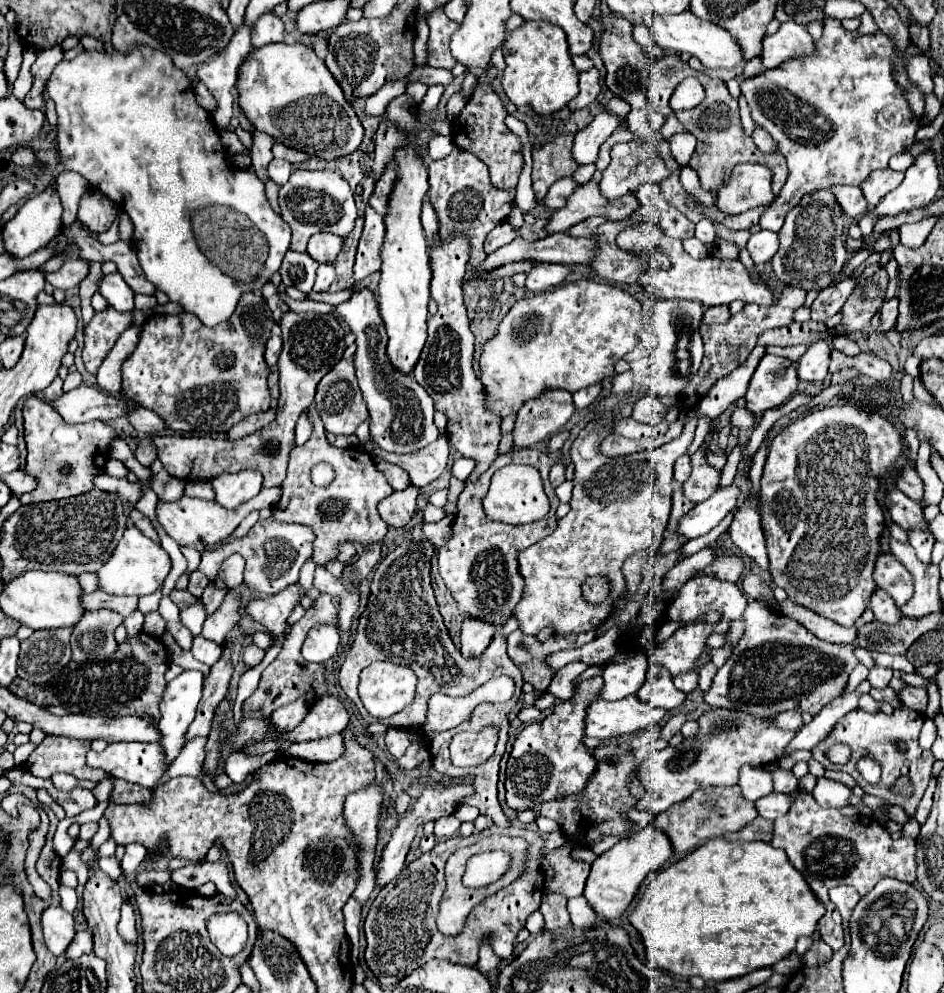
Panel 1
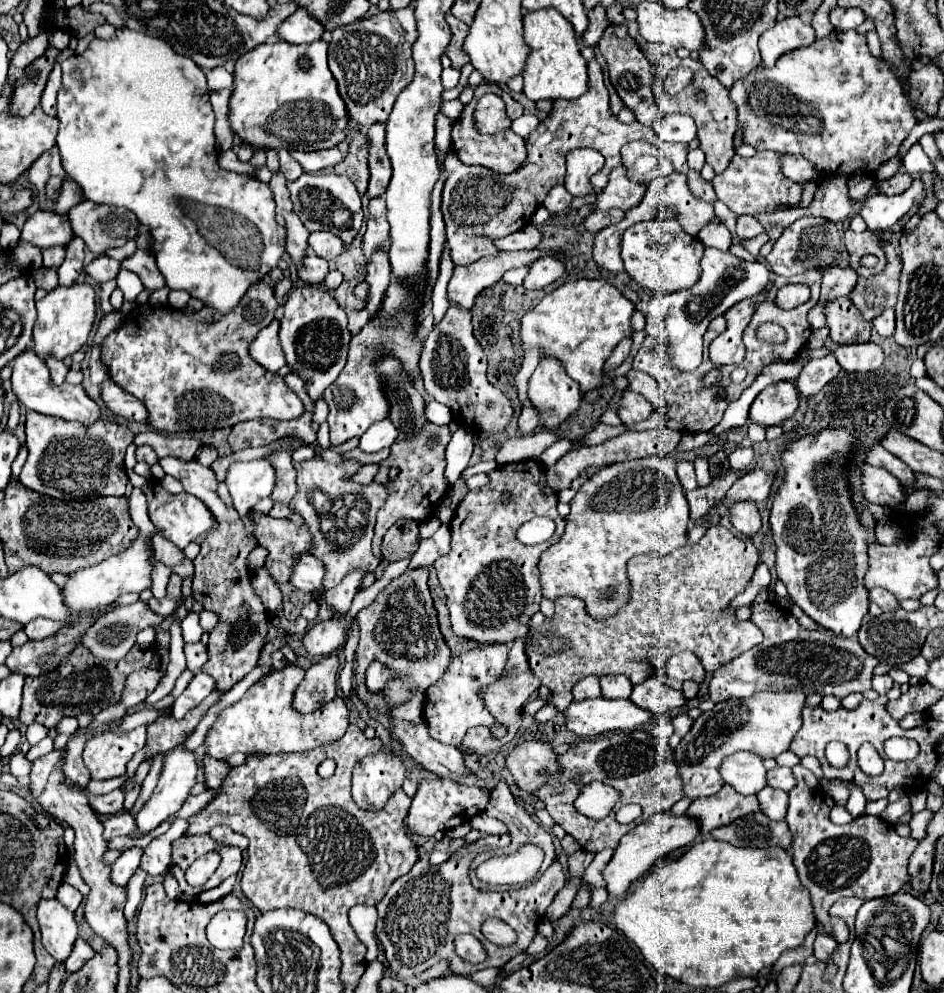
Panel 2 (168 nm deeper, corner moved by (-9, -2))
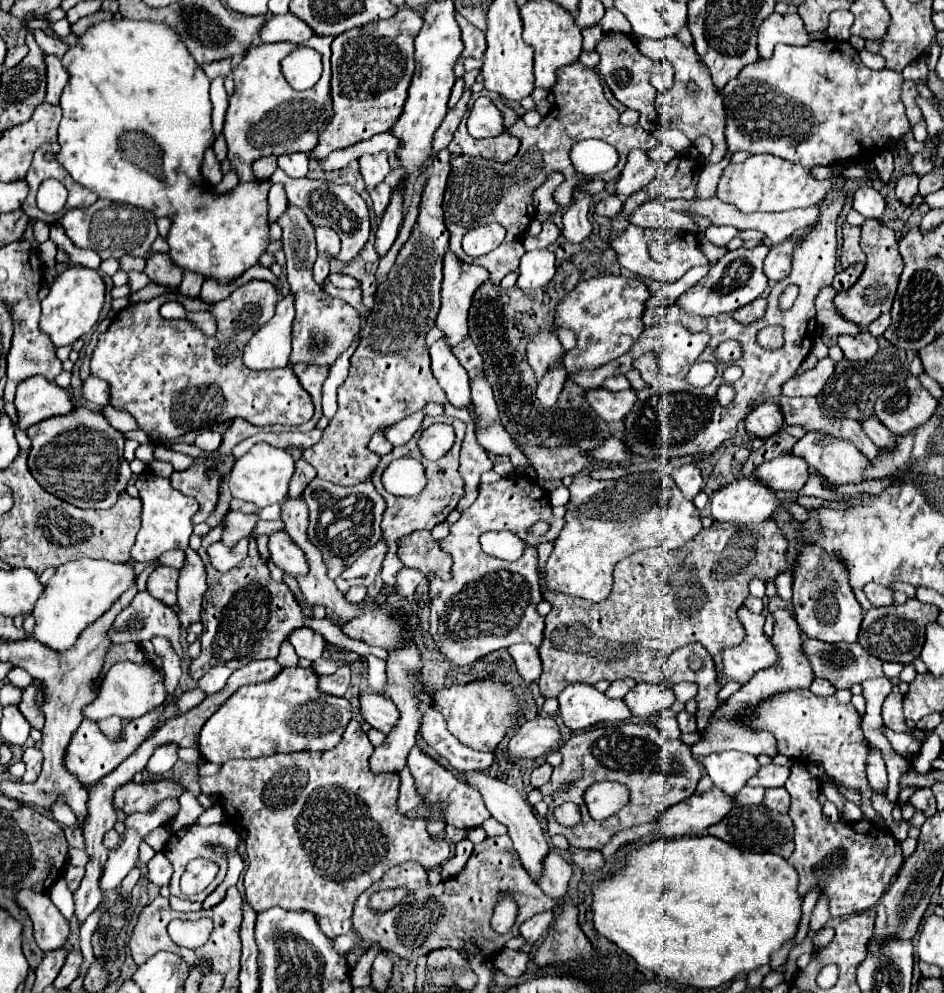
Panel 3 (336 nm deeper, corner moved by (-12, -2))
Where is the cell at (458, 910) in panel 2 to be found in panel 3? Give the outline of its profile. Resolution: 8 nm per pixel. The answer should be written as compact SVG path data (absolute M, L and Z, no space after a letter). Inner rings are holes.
M509 835L501 837L487 837L479 845L475 845L467 865L451 879L441 881L439 885L429 885L427 881L427 871L419 863L403 863L393 867L377 885L369 887L357 901L355 901L355 915L353 915L353 925L357 933L351 935L341 935L335 941L335 947L341 953L349 953L353 945L357 945L357 937L363 937L367 941L369 949L373 943L379 943L383 951L395 953L397 957L403 957L407 961L417 961L419 957L427 957L431 951L443 949L443 947L453 947L459 949L467 955L481 953L483 959L493 959L501 949L505 949L505 943L519 935L521 923L531 919L537 913L543 911L553 911L557 907L557 901L549 895L545 895L529 875L525 873L517 851L513 847L513 841ZM403 887L409 893L405 899L395 905L389 911L377 913L369 905L369 899L373 893L383 891L383 889L397 889ZM503 895L509 895L517 903L517 917L515 917L515 927L511 933L497 933L491 927L493 911L497 901L501 901Z

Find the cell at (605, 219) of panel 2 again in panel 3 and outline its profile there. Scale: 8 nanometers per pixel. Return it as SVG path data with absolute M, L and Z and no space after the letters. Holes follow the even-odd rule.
M611 195L611 197L607 197L605 201L601 201L601 203L597 203L597 207L595 207L595 213L597 215L603 215L603 217L615 217L619 211L621 211L621 207L623 207L623 201L617 197L617 195Z

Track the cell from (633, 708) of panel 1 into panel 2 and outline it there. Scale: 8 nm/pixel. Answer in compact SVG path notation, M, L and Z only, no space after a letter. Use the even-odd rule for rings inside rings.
M596 697L596 699L580 699L580 701L572 701L566 709L566 727L568 731L572 731L578 737L596 737L600 733L606 731L634 731L640 729L652 715L642 709L636 707L630 699L604 699L604 697Z

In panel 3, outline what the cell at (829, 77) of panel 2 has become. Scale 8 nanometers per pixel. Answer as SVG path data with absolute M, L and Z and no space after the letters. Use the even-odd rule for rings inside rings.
M823 39L811 41L805 47L777 45L773 57L747 65L723 89L727 109L727 153L771 153L803 167L833 165L847 159L861 159L867 163L875 157L875 153L889 149L911 129L905 105L901 103L901 85L901 73L893 73L889 69L873 71L865 67L857 49L849 41Z

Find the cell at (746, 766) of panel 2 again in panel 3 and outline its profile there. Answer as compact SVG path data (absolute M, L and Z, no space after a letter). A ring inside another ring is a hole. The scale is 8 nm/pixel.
M737 751L713 753L705 757L703 765L715 787L725 789L725 793L729 795L739 793L747 785L747 781L757 775L757 769L761 767L755 755Z

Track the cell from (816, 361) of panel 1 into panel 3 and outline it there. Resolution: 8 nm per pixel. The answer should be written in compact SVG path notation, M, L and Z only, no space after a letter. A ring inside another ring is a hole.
M825 357L813 369L803 371L801 375L795 375L789 381L785 381L781 387L781 395L785 395L785 397L819 395L827 383L827 379L833 375L833 371L835 371L835 363L829 357Z

